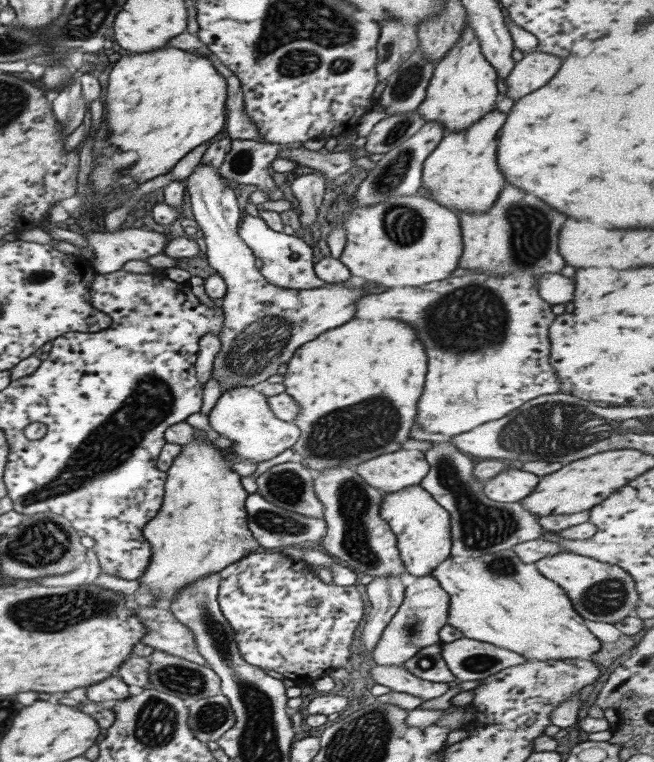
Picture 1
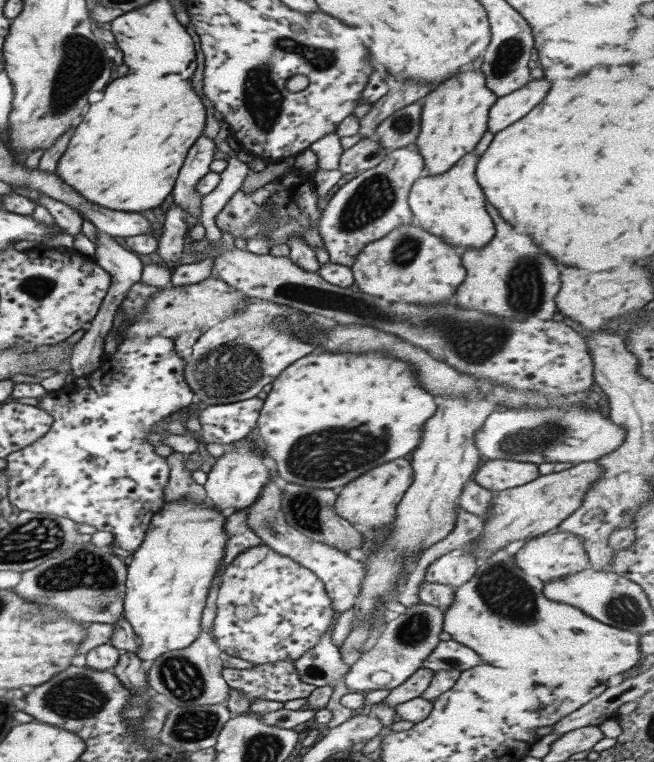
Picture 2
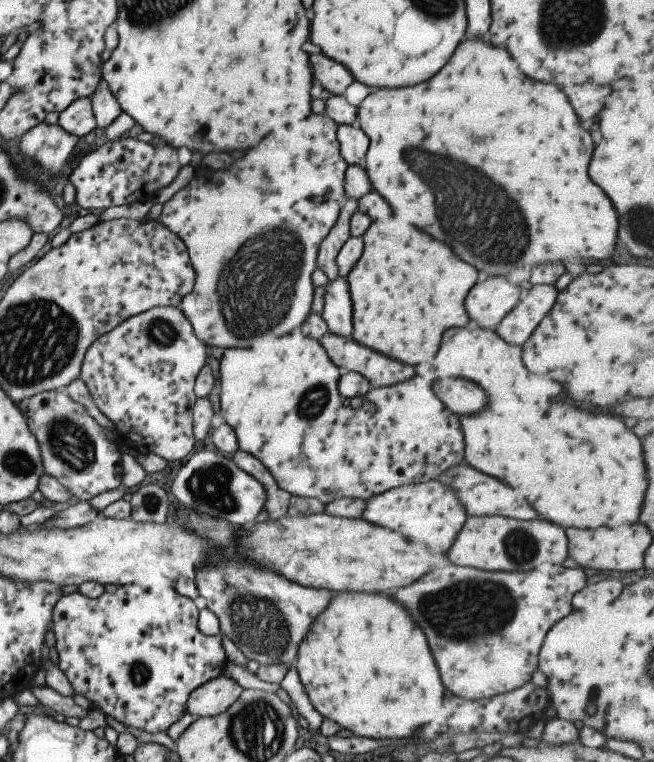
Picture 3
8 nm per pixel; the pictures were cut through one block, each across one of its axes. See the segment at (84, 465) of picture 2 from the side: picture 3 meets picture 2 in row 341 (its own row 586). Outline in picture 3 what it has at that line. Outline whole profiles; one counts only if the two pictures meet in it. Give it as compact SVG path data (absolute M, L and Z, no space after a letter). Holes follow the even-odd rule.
M141 581L127 586L118 587L115 592L104 592L98 598L89 599L82 596L79 592L61 596L54 605L52 611L52 644L57 651L57 668L67 678L73 693L79 693L85 696L90 703L90 708L95 708L101 713L108 714L119 723L125 726L132 726L137 730L148 733L166 732L167 728L175 721L179 720L186 712L186 703L191 692L194 692L199 686L214 680L220 675L224 675L226 664L228 662L223 646L221 645L221 634L216 636L203 636L197 628L197 617L200 603L191 601L184 595L178 594L173 586L159 581L149 582L144 585Z

